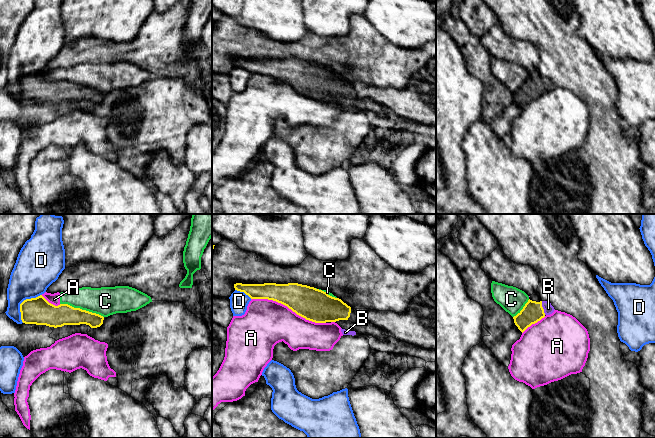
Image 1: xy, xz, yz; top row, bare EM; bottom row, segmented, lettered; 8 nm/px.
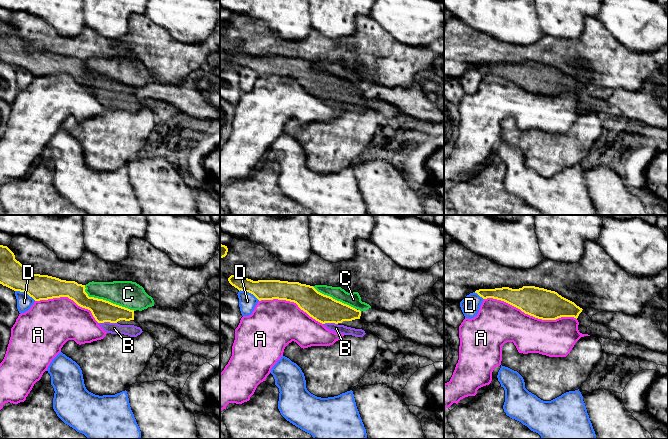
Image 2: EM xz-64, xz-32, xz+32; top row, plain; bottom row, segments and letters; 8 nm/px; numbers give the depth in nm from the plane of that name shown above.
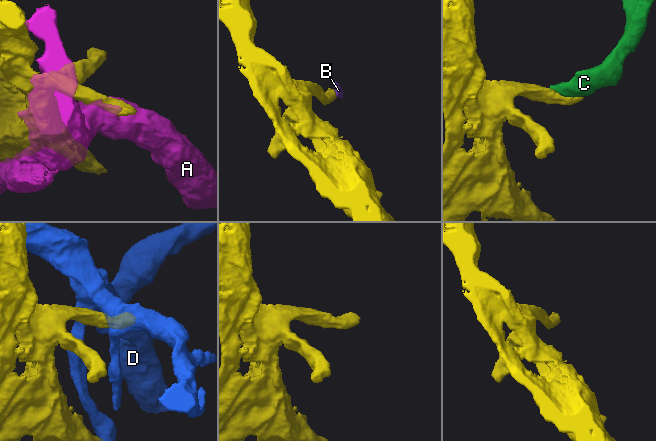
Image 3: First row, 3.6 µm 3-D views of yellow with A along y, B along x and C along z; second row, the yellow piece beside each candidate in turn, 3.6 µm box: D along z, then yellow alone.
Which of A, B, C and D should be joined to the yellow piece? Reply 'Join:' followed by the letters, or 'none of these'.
Join: B

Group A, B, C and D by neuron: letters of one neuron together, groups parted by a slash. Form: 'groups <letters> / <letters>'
groups A C / B / D

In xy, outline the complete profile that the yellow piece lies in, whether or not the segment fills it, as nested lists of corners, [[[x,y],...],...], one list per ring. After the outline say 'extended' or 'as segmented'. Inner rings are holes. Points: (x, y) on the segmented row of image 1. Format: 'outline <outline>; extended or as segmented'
outline [[[42,295],[26,299],[20,304],[21,320],[25,324],[62,327],[64,325],[86,324],[91,328],[100,327],[104,317],[68,304],[55,306]]]; as segmented

